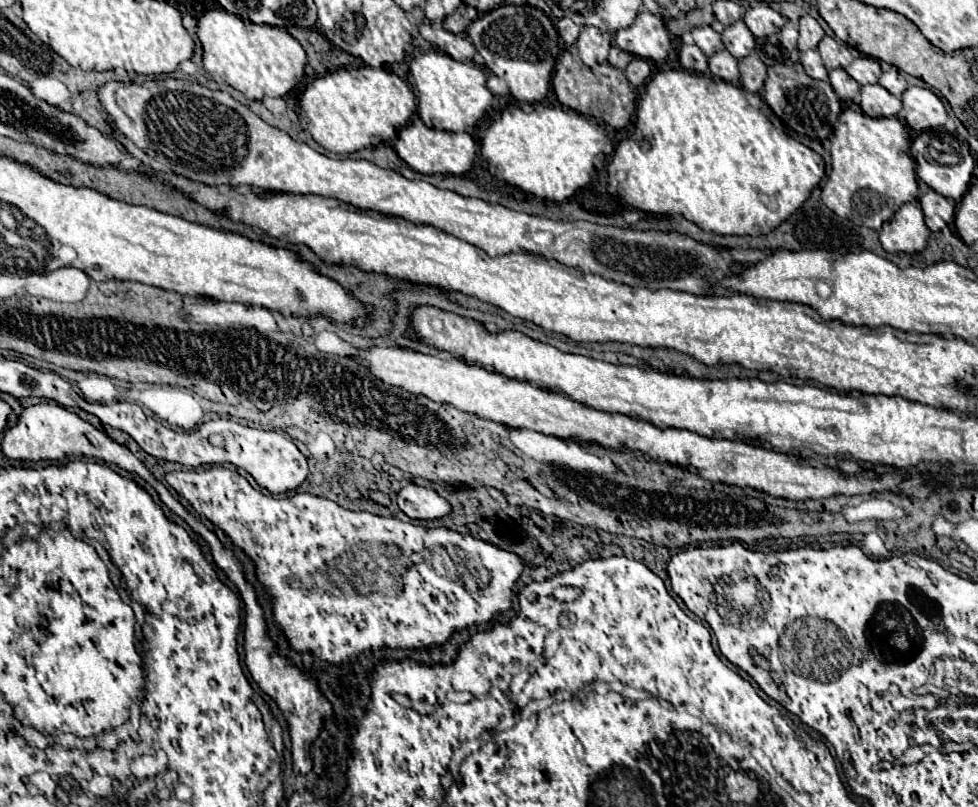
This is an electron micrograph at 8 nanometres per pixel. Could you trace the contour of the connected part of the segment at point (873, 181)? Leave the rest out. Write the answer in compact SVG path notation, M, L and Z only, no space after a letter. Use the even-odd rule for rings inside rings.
M843 111L831 135L833 167L823 185L823 203L843 219L879 231L883 221L887 221L903 203L919 197L915 161L909 155L909 147L909 131L899 119L875 119L861 111Z

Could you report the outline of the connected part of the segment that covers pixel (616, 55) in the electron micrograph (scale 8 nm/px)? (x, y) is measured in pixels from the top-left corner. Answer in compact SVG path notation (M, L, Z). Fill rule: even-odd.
M613 45L611 51L609 51L609 63L611 63L613 67L621 69L621 71L627 67L627 63L629 63L631 59L633 59L633 55L627 53L627 51L623 51L623 49L619 49L617 45Z

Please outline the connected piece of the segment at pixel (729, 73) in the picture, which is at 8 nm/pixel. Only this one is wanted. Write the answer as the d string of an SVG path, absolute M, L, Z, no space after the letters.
M721 51L709 57L709 71L713 77L719 77L723 81L731 81L731 83L739 81L737 59L729 51Z

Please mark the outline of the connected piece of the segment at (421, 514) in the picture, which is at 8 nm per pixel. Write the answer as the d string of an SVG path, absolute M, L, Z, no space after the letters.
M415 483L405 485L397 495L399 509L411 519L439 519L451 513L451 505L429 487L419 487Z

